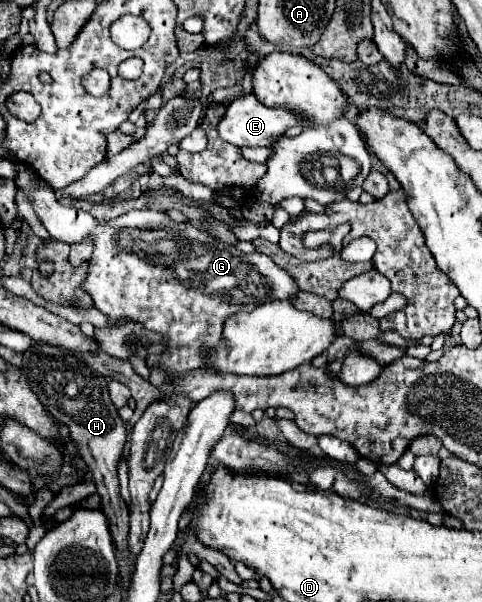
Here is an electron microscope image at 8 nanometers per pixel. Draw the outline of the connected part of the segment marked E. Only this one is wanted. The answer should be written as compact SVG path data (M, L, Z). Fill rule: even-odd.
M254 95L238 97L228 105L228 111L224 119L218 125L218 133L224 141L238 145L238 147L274 147L278 137L286 133L286 129L296 125L308 125L308 119L304 115L294 115L294 111L288 109L272 109L262 103Z

